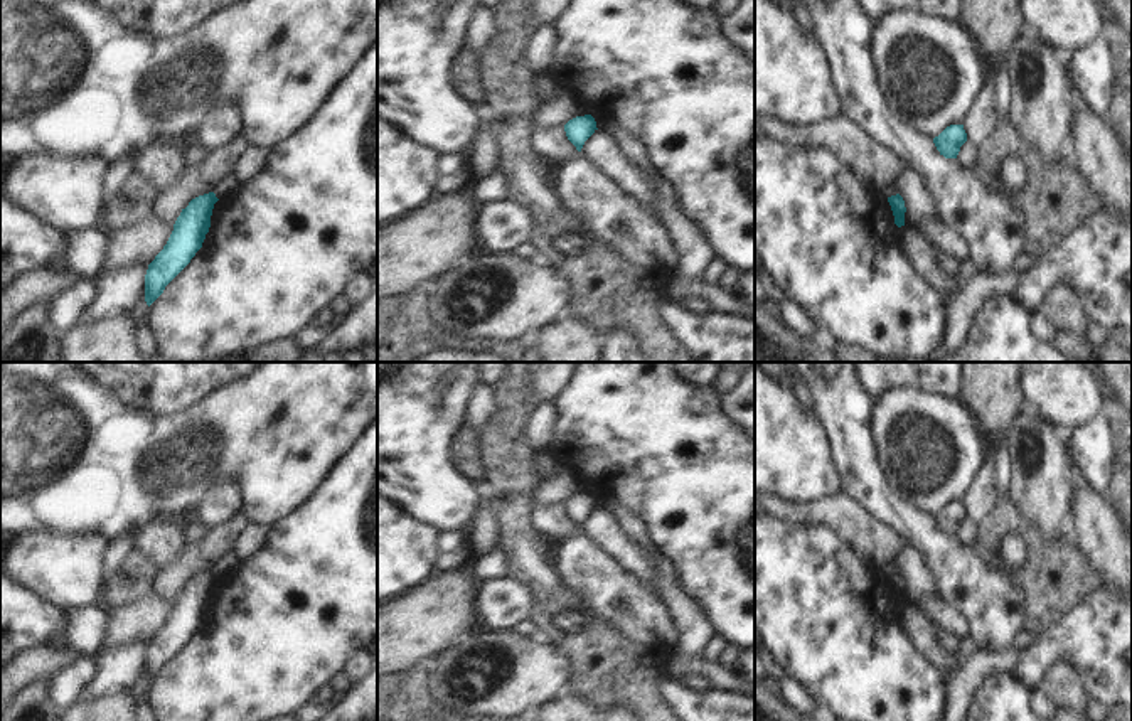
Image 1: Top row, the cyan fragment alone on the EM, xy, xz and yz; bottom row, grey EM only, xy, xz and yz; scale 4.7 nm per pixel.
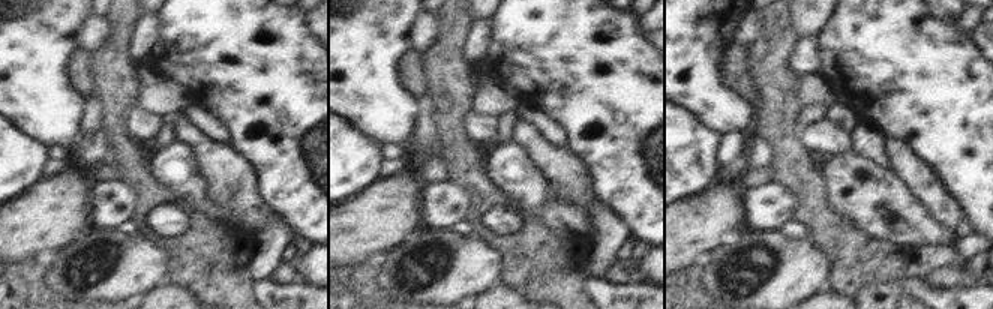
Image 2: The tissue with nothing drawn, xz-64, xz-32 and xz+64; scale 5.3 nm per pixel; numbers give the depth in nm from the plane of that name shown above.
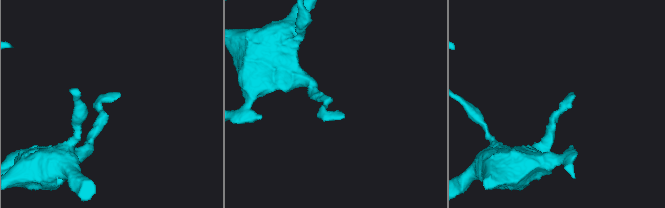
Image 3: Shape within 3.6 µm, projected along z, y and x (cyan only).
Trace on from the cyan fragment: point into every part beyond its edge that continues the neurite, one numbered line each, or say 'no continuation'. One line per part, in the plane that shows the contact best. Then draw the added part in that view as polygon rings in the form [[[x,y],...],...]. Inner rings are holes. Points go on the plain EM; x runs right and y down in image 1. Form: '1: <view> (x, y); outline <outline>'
no continuation

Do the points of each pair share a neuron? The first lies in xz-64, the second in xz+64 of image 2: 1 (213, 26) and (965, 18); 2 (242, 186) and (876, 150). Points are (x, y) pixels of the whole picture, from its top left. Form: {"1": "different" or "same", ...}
{"1": "different", "2": "same"}

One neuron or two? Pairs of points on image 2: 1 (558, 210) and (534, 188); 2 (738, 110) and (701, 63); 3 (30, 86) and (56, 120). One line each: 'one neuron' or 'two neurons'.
1: one neuron
2: one neuron
3: one neuron

